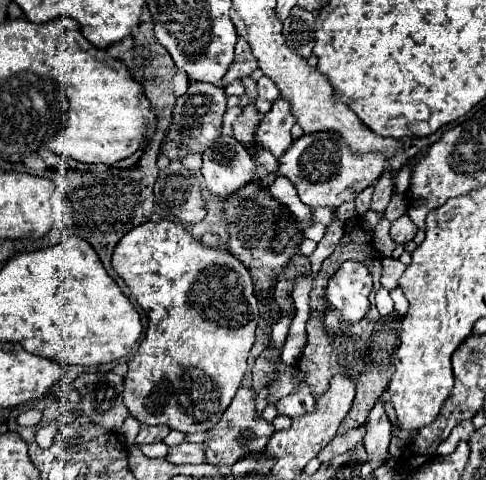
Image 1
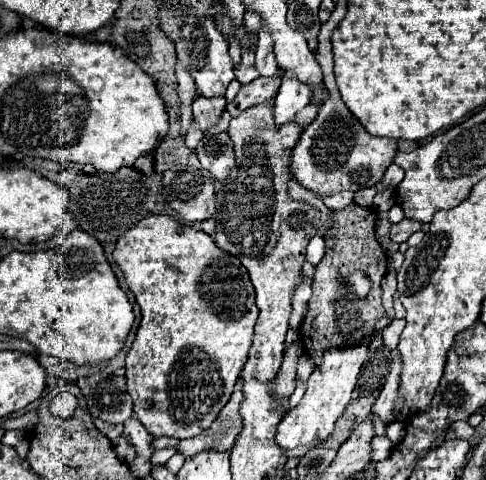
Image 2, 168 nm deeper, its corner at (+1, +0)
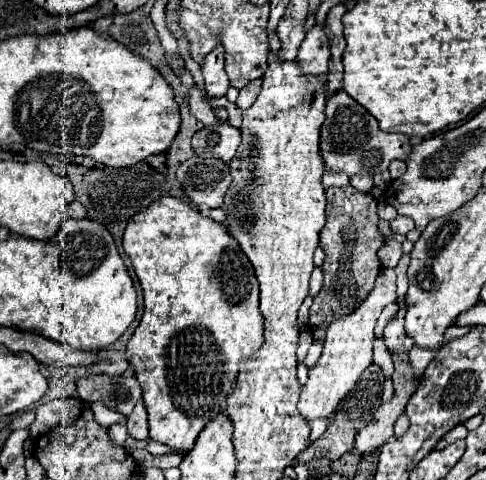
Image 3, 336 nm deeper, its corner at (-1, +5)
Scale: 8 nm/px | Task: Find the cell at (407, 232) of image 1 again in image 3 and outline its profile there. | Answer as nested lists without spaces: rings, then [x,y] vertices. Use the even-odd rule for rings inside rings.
[[[398,216],[398,218],[394,218],[390,222],[390,228],[396,234],[408,234],[410,230],[414,230],[414,222],[410,218],[406,218],[406,216]]]

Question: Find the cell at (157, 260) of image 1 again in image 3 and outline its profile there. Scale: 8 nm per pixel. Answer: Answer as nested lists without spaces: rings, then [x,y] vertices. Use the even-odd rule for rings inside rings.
[[[164,196],[164,198],[156,200],[152,206],[148,206],[142,212],[138,212],[128,222],[128,226],[124,230],[124,252],[132,260],[134,272],[138,276],[142,292],[144,292],[144,314],[142,314],[142,320],[140,320],[138,328],[134,330],[132,338],[128,340],[126,360],[134,368],[134,376],[140,382],[140,388],[142,388],[142,398],[144,398],[144,404],[146,404],[146,410],[148,410],[148,418],[150,418],[150,438],[158,440],[162,444],[168,444],[174,450],[190,450],[194,446],[198,434],[204,430],[204,426],[212,418],[216,418],[220,412],[224,412],[228,396],[232,394],[234,384],[236,384],[236,374],[238,374],[240,362],[244,358],[248,358],[248,356],[254,356],[256,350],[260,350],[260,346],[264,342],[264,336],[262,336],[262,332],[264,332],[264,318],[262,318],[262,314],[258,310],[258,280],[254,276],[250,260],[242,254],[242,248],[238,246],[238,242],[232,236],[228,236],[224,224],[218,224],[212,218],[202,216],[190,204],[186,204],[186,202],[178,200],[178,198],[170,198],[170,196]]]

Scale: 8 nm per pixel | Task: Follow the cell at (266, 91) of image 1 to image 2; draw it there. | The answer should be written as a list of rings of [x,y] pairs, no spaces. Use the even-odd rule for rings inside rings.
[[[260,27],[258,31],[258,49],[256,49],[256,69],[260,75],[274,75],[278,71],[278,63],[274,57],[274,41],[266,27]]]

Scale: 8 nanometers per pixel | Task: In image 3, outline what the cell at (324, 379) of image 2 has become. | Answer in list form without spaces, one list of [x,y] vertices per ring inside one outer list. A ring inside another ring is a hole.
[[[382,268],[376,278],[376,286],[370,296],[346,318],[334,320],[328,328],[324,340],[324,352],[316,366],[308,372],[308,382],[302,386],[298,412],[300,416],[310,422],[316,418],[330,418],[340,404],[340,400],[356,386],[356,380],[372,362],[372,342],[374,342],[374,326],[380,312],[396,302],[396,274],[392,268]]]

